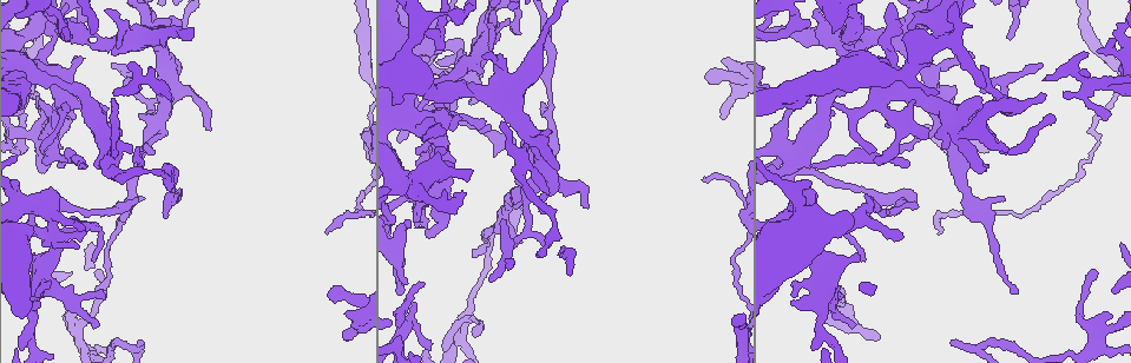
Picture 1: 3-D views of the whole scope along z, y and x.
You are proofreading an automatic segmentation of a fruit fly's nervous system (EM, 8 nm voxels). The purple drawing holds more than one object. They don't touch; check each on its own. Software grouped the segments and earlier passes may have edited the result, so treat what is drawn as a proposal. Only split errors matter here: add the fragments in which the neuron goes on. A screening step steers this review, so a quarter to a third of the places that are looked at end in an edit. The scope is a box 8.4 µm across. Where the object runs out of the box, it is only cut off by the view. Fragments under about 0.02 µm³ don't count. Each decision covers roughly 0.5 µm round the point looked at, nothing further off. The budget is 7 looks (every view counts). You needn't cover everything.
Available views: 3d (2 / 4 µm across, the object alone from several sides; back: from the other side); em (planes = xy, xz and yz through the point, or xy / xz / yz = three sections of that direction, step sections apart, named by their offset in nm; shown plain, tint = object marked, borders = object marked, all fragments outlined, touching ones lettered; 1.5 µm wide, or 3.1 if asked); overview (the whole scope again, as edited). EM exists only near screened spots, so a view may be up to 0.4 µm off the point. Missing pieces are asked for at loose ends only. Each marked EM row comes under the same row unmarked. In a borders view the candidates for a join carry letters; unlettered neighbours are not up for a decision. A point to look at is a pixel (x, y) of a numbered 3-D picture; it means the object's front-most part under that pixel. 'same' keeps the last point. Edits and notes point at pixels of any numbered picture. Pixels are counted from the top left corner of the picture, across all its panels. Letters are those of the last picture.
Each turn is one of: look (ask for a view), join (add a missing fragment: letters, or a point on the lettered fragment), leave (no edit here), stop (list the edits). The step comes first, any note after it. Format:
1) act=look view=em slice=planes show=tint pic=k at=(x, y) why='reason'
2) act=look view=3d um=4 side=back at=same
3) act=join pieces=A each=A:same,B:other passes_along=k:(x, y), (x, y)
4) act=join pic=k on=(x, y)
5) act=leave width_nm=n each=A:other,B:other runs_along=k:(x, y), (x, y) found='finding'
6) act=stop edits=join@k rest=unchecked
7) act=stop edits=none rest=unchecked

act=look view=3d um=4 pic=1 at=(399, 326) why='free end'

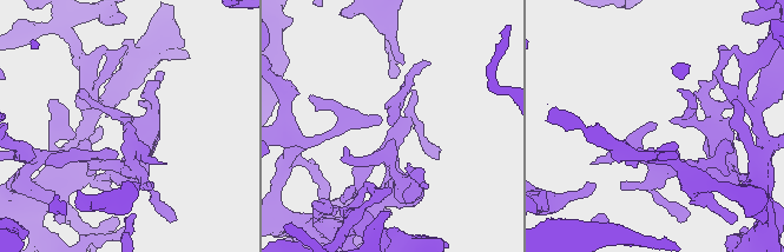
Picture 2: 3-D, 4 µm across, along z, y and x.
act=look view=em slice=planes show=borders pic=2 at=(130, 122)

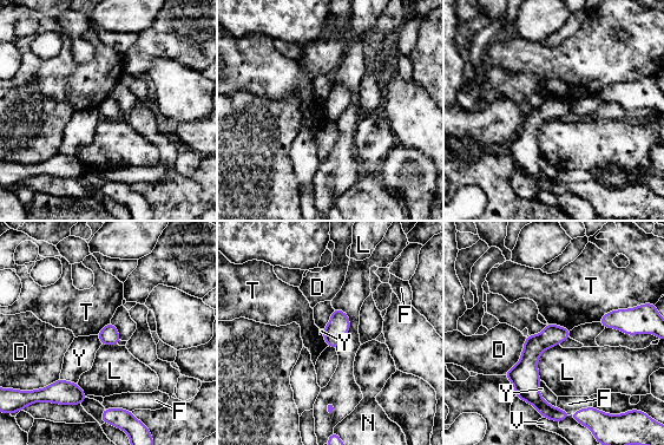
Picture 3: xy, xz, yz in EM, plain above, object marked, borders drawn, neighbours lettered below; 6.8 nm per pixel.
act=leave longest_contact=D:300nm each=D:other,F:other,L:other,N:other,T:other,V:other,Y:other found='none of them fits'

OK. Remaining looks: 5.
act=look view=3d um=4 pic=1 at=(458, 118) why='an open end'

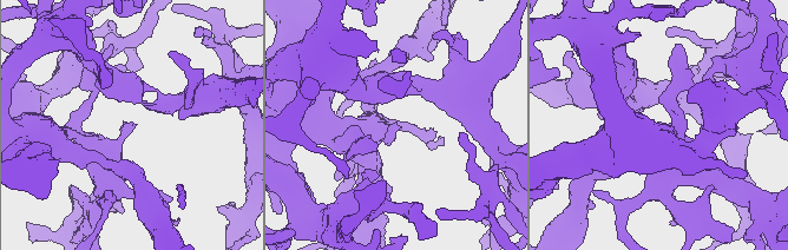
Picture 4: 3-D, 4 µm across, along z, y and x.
act=look view=em slice=xz step=8 show=tint pic=4 at=(401, 127) why='need the tissue'

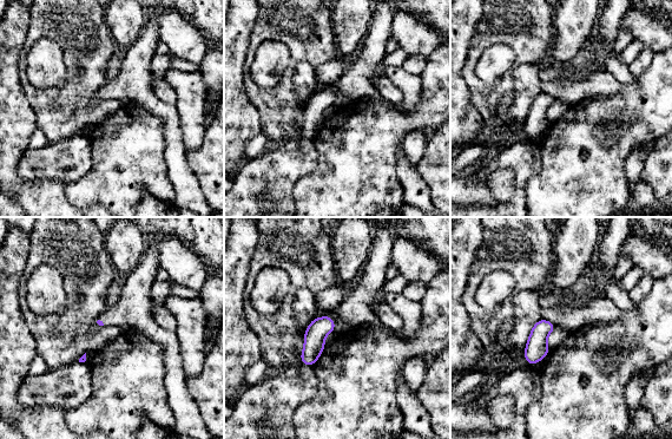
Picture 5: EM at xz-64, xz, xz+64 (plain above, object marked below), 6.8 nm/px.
act=look view=em slice=planes show=borders at=same

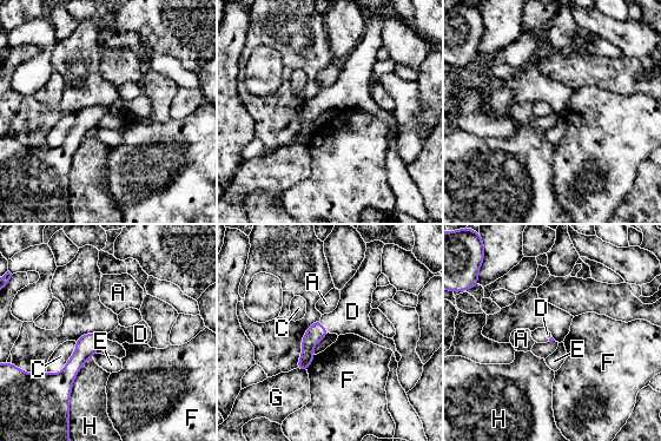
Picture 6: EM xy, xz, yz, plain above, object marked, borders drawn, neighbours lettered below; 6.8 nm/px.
act=join pieces=D longest_contact=H:420nm each=A:other,C:other,D:same,E:other,F:other,G:other,H:other passes_along=6:(315, 333), (322, 327), (351, 316) found='it goes on there'

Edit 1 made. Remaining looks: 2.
act=look view=em slice=planes show=borders pic=1 at=(139, 339) why='free end'

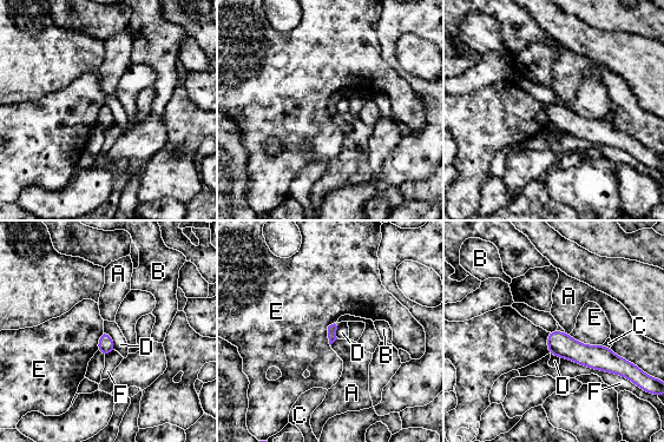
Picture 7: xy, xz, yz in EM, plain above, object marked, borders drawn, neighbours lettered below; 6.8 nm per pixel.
act=leave longest_contact=F:480nm each=A:other,B:other,C:other,D:other,E:other,F:other found='none of them fits'

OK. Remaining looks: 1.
act=stop edits=join@6 rest=unchecked

